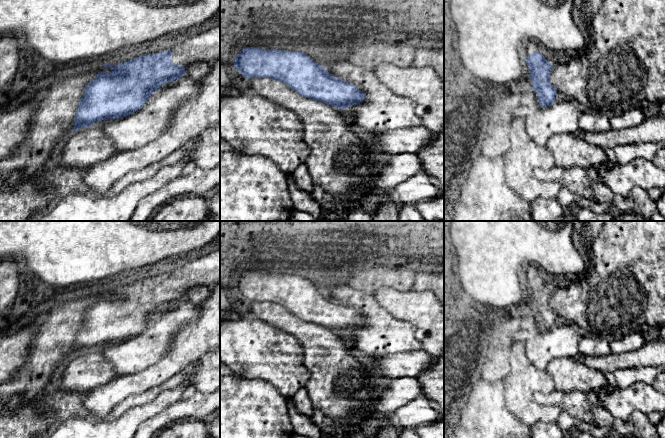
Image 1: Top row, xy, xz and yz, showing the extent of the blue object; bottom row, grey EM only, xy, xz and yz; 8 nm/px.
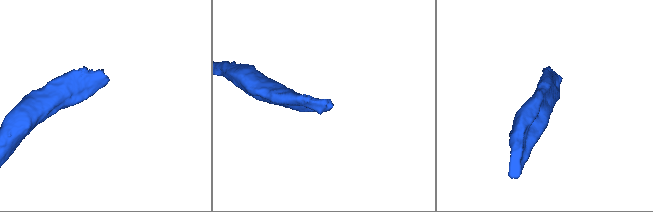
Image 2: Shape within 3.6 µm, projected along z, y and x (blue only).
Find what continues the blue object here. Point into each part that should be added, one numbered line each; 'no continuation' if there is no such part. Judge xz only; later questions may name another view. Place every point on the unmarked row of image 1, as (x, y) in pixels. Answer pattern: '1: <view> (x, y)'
no continuation

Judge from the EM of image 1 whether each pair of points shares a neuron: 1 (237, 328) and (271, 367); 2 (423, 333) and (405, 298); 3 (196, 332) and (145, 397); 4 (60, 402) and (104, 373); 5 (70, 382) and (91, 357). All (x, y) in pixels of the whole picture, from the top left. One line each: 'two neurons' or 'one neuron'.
1: one neuron
2: one neuron
3: two neurons
4: two neurons
5: one neuron

